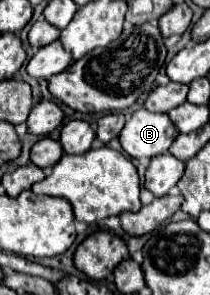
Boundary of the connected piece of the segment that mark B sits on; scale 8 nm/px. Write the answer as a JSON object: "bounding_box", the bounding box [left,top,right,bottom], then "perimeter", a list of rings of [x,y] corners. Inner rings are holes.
{"bounding_box":[119,109,177,161],"perimeter":[[[137,109],[121,129],[119,143],[129,157],[147,161],[169,151],[177,135],[177,127],[173,127],[165,113],[149,113],[147,109]]]}

